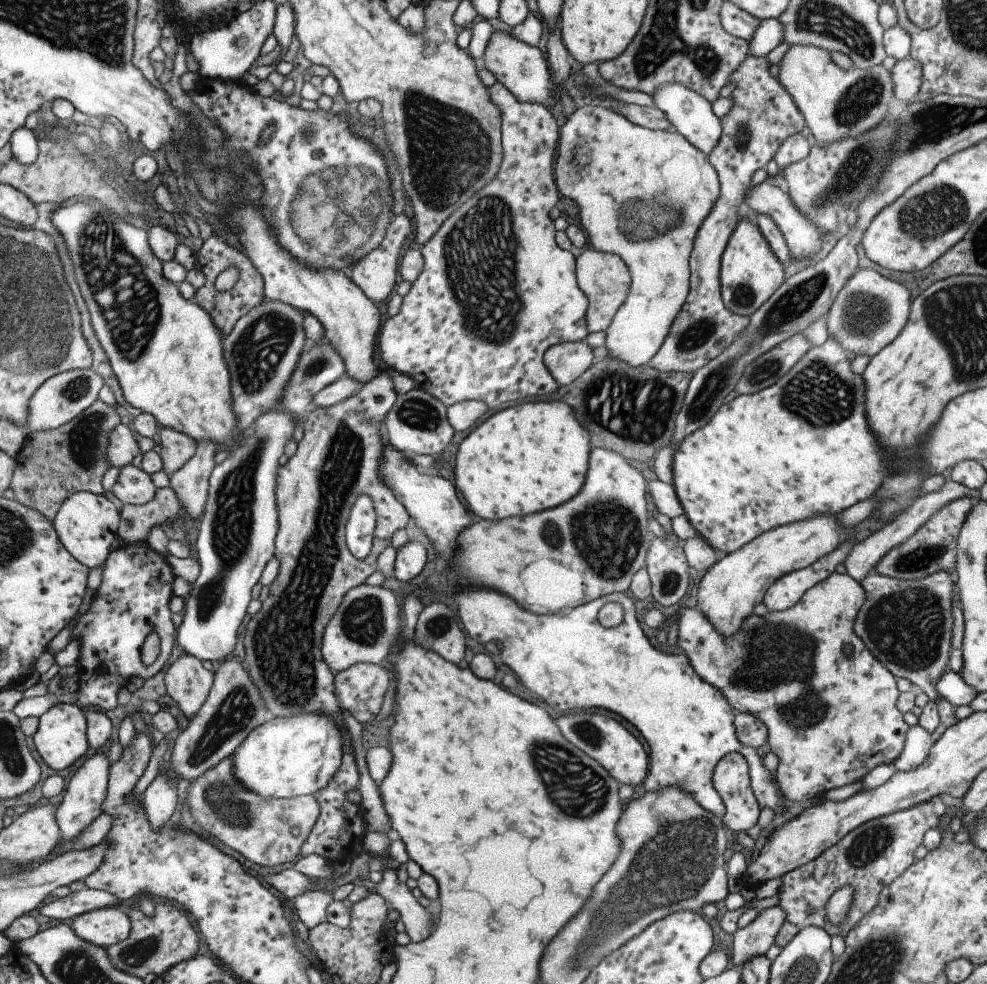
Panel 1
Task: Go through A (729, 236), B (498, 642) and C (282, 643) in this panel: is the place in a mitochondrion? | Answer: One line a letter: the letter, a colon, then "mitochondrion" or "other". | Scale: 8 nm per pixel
A: other
B: other
C: mitochondrion

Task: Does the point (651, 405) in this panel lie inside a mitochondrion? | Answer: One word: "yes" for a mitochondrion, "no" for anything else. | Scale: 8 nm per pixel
yes

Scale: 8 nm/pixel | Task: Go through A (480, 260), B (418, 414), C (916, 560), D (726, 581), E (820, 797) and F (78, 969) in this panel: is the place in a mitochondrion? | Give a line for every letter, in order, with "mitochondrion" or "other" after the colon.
A: mitochondrion
B: mitochondrion
C: mitochondrion
D: other
E: other
F: mitochondrion

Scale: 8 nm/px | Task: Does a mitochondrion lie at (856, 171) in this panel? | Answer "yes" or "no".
yes

